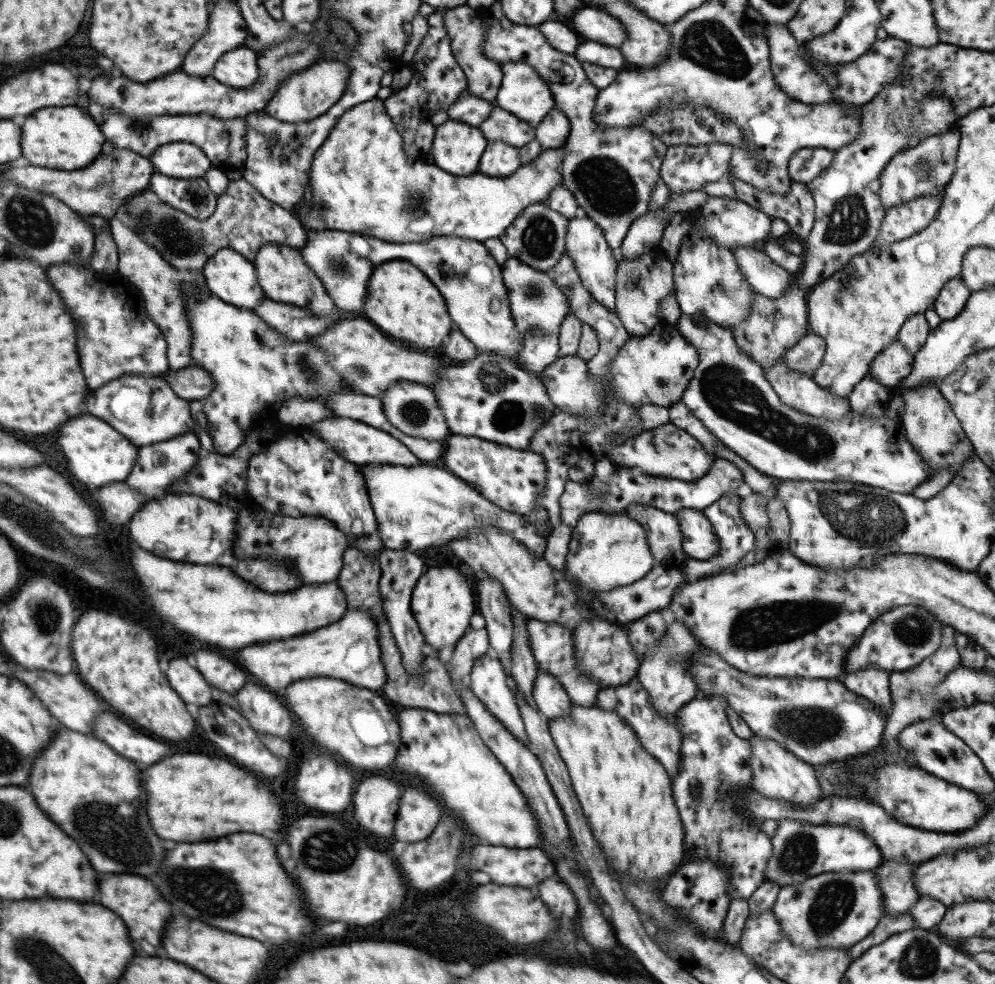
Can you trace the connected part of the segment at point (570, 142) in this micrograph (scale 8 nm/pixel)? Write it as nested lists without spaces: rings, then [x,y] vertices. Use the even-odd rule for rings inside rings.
[[[495,2],[495,4],[480,10],[480,12],[482,12],[485,22],[484,29],[487,30],[485,32],[486,39],[482,42],[480,52],[483,52],[484,56],[487,56],[489,60],[494,60],[499,65],[513,60],[531,66],[549,87],[554,100],[554,107],[568,118],[570,129],[562,147],[564,152],[561,154],[562,185],[575,197],[580,213],[589,217],[602,230],[604,239],[613,251],[615,260],[619,261],[620,244],[629,225],[633,220],[648,211],[650,194],[659,178],[660,164],[666,152],[666,144],[661,142],[656,135],[640,128],[638,125],[621,128],[601,126],[601,122],[596,122],[594,112],[594,102],[598,89],[588,81],[577,59],[570,54],[551,48],[545,37],[537,32],[535,28],[531,28],[531,25],[515,26],[515,24],[511,24],[503,16],[499,2]]]

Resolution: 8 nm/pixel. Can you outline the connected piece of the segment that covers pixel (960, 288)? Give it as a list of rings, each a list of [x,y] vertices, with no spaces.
[[[959,277],[948,280],[938,291],[932,309],[942,321],[955,318],[965,306],[969,295],[970,290]]]

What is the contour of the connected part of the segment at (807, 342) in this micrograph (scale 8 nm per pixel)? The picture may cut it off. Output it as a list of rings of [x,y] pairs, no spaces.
[[[818,334],[803,335],[795,346],[788,348],[782,357],[789,370],[813,375],[824,356],[824,339]]]

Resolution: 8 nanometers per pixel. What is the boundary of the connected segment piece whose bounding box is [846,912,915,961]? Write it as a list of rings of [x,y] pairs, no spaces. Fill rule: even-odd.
[[[909,912],[898,914],[897,916],[885,914],[877,921],[874,929],[865,938],[846,949],[846,952],[848,952],[850,960],[853,961],[858,956],[861,956],[862,952],[884,941],[888,936],[913,928],[915,926]]]

